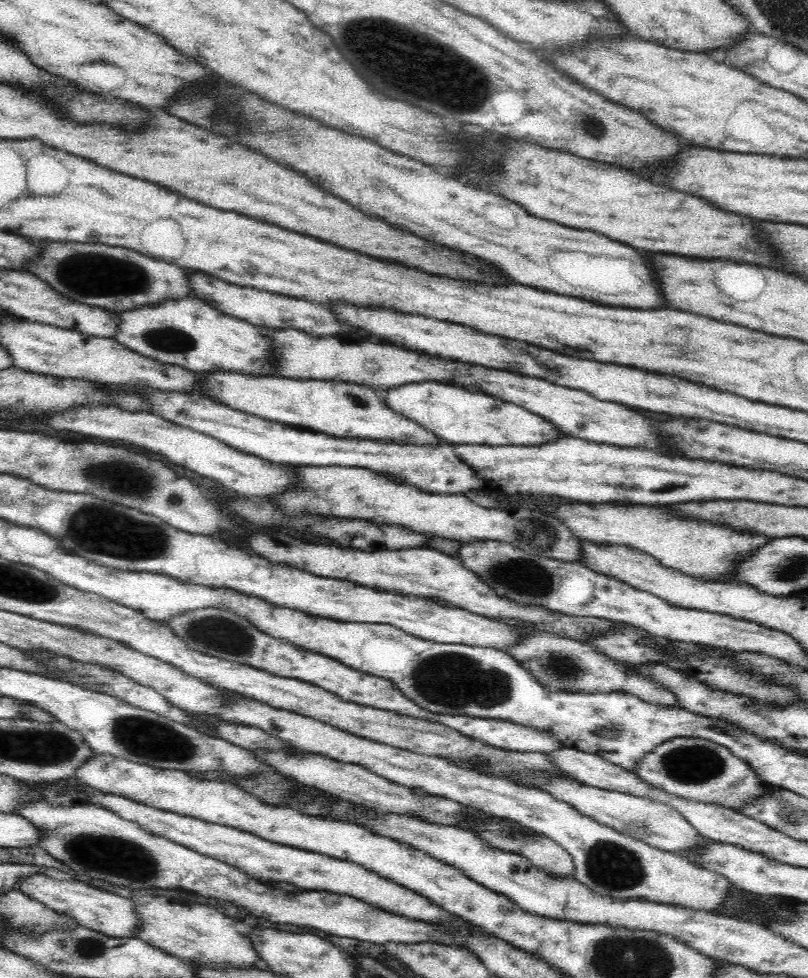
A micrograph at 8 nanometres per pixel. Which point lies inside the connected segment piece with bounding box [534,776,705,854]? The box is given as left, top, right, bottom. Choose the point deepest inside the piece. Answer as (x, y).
(656, 824)

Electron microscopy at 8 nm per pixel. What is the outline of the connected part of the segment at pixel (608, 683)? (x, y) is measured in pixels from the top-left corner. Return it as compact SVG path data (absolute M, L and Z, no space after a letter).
M540 632L538 636L532 636L532 638L526 638L526 640L514 644L512 648L506 649L505 653L513 656L536 680L540 681L540 684L554 692L560 692L560 690L587 692L588 694L629 692L644 702L678 707L674 693L656 685L652 679L646 679L636 673L626 673L610 657L593 649L589 644L581 644L568 638L559 638L546 632Z

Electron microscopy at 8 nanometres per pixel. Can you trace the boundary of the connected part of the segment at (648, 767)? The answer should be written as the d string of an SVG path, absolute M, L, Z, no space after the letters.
M680 737L660 744L645 754L635 773L644 783L661 788L668 794L732 809L740 808L756 796L764 794L763 782L744 760L720 744L692 737Z

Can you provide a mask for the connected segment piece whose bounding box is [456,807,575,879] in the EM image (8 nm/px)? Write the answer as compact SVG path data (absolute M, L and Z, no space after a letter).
M466 807L466 810L462 810L458 814L458 818L456 818L458 819L458 824L456 826L474 833L482 843L486 843L486 845L496 850L522 855L522 857L526 857L530 861L530 865L544 871L546 875L560 877L560 879L574 877L575 866L572 855L568 854L562 846L551 838L523 828L523 826L508 818L488 815L488 818L484 818L484 820L477 820L477 816L473 816L469 810L470 807Z

